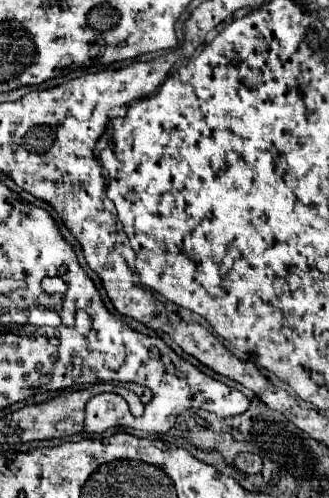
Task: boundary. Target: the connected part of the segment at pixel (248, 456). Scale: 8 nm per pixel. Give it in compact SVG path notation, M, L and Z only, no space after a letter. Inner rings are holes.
M239 453L233 463L239 471L243 471L247 475L261 471L261 457L257 457L255 453Z

